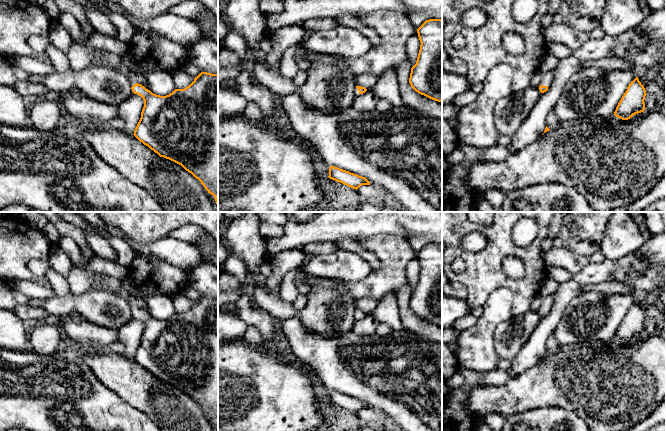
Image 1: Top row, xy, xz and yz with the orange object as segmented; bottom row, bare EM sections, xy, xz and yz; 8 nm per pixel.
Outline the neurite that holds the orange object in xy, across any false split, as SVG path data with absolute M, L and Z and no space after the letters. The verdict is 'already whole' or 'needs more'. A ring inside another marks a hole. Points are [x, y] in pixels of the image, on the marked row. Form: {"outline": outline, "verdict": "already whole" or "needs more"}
{"outline": "M130 72L127 78L131 83L132 92L144 100L141 118L133 135L160 157L181 165L191 173L208 193L214 196L218 207L218 74L201 72L189 86L184 89L175 89L166 96L156 95L138 84L133 72Z", "verdict": "needs more"}

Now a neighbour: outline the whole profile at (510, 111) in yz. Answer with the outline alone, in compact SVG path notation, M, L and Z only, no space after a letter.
M529 86L498 100L494 109L494 122L499 134L513 135L541 95L539 88Z

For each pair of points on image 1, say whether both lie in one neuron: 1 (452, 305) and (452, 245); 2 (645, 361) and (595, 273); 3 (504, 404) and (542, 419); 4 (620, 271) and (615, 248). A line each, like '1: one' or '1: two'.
1: two
2: two
3: two
4: two

